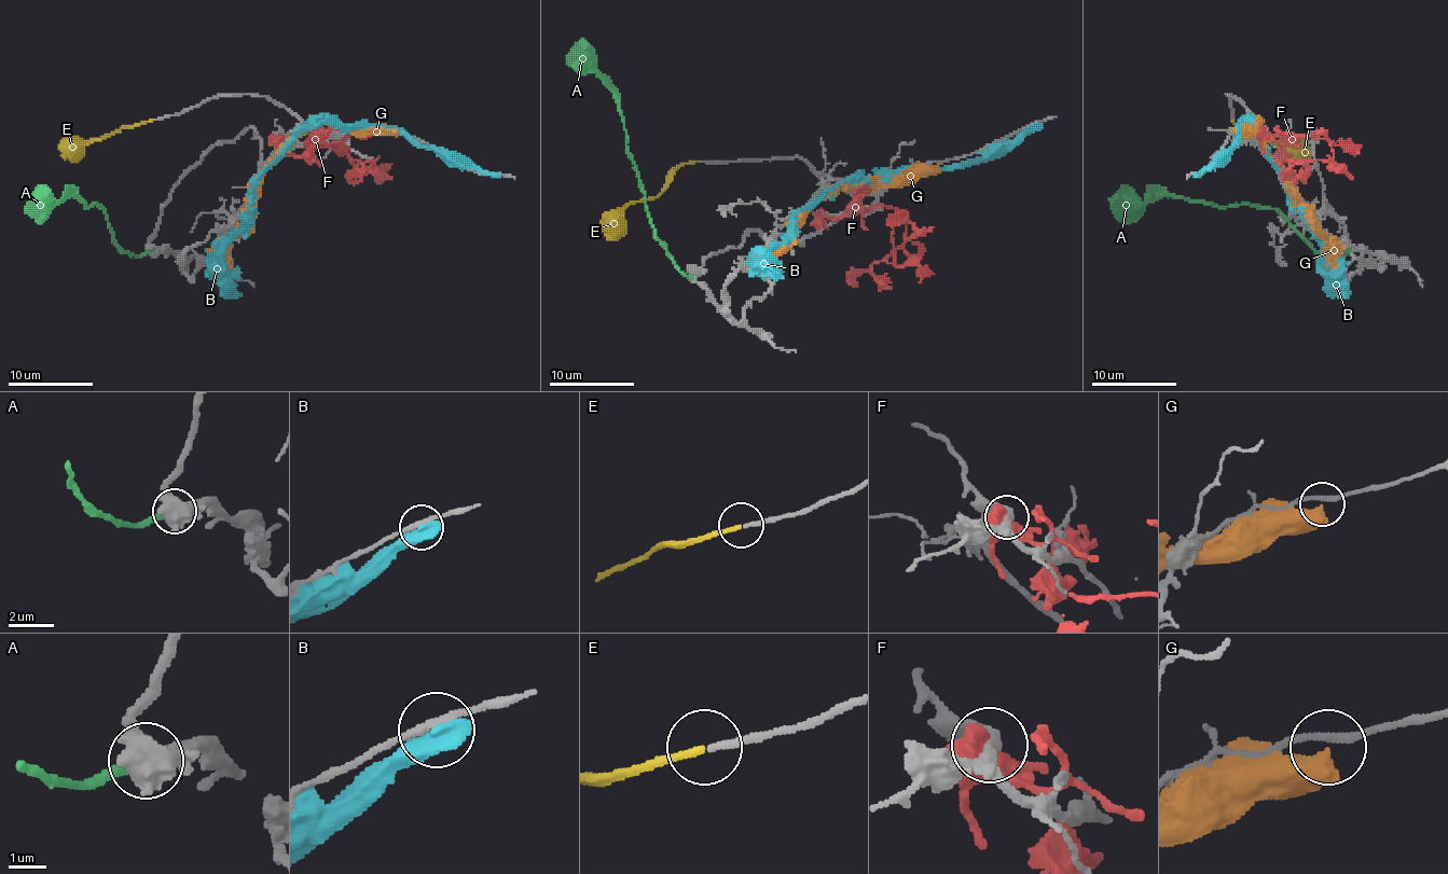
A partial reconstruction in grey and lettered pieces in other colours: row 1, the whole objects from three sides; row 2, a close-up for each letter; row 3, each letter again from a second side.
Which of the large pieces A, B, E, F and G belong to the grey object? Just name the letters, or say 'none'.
E

